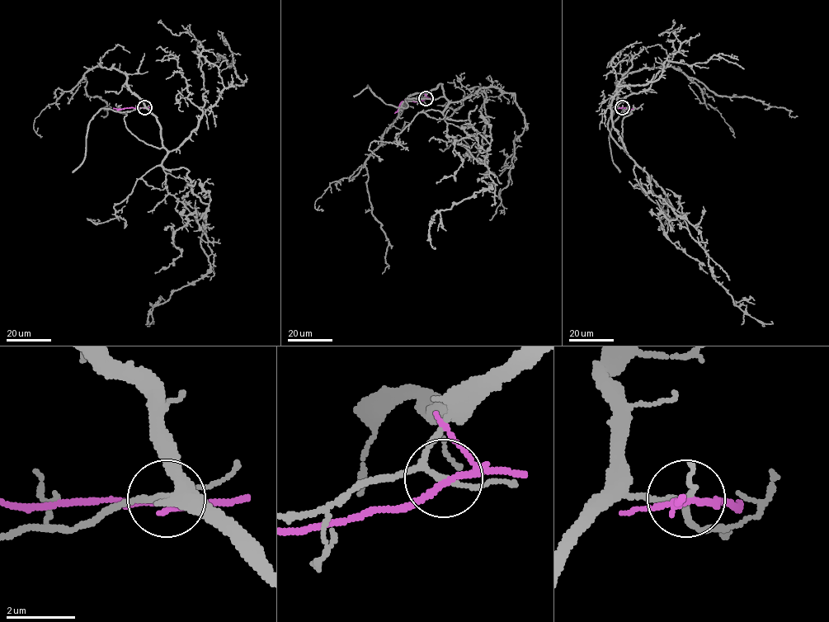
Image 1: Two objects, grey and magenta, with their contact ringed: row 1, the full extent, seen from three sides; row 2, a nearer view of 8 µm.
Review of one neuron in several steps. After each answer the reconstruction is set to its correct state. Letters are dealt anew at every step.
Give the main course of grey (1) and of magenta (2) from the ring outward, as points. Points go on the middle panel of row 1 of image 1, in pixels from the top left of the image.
1: (426, 98), (442, 84), (444, 120), (470, 125), (490, 144), (481, 180), (491, 187), (434, 216), (435, 247)
2: (426, 98), (416, 101), (402, 101), (394, 113)

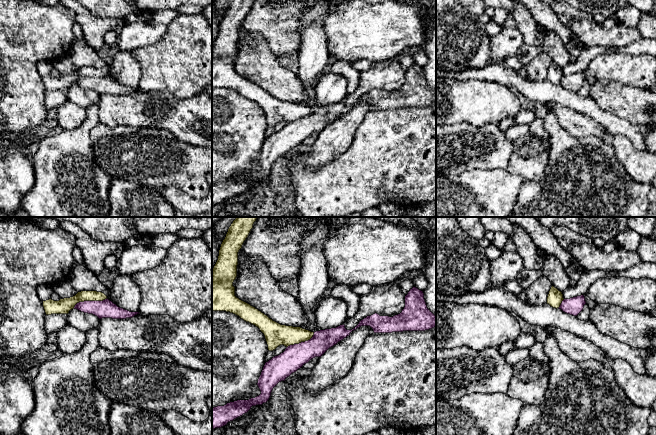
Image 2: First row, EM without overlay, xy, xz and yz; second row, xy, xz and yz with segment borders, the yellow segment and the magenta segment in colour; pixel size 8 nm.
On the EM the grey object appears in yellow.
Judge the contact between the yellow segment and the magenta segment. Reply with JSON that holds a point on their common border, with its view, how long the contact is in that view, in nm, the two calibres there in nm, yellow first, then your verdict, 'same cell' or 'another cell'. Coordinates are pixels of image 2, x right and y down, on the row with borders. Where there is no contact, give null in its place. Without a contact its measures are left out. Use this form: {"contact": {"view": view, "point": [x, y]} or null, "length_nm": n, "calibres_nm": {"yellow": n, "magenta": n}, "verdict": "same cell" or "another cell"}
{"contact": {"view": "xy", "point": [89, 300]}, "length_nm": 280, "calibres_nm": {"yellow": 120, "magenta": 140}, "verdict": "another cell"}

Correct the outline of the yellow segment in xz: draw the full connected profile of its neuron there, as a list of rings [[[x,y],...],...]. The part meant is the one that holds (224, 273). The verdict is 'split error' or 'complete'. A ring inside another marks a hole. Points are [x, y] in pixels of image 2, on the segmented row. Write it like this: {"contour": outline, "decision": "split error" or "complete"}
{"contour": [[[236,217],[223,240],[218,260],[212,270],[212,311],[226,311],[260,329],[268,350],[310,340],[314,332],[301,327],[281,325],[235,296],[233,282],[237,277],[238,252],[258,217]]], "decision": "complete"}

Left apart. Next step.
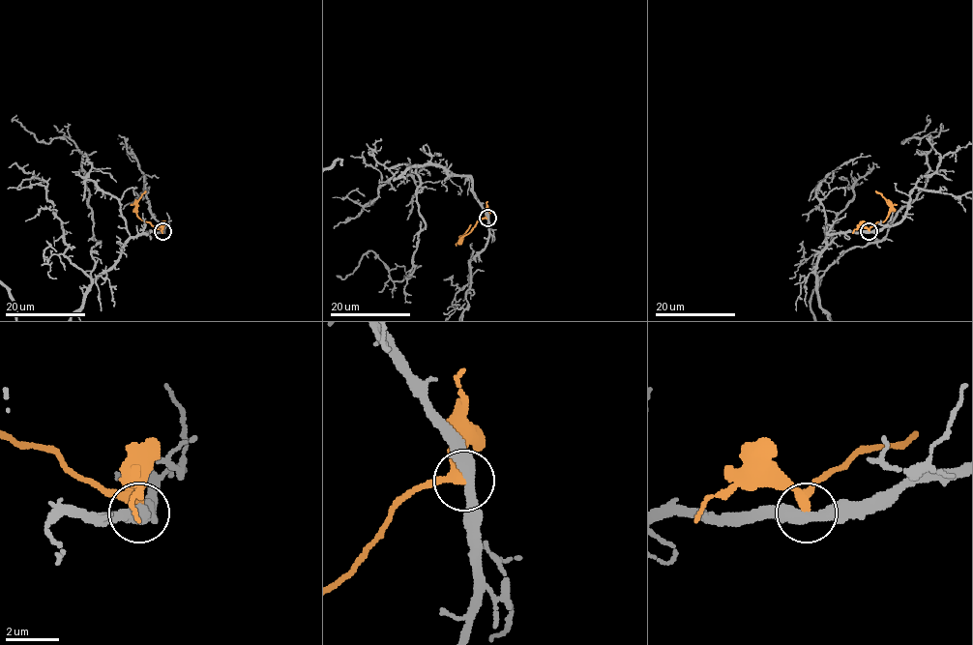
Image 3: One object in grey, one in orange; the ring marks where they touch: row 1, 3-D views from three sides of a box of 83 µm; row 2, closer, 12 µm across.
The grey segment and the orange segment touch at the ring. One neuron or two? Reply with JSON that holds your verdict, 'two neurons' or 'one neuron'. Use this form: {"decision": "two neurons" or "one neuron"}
{"decision": "two neurons"}

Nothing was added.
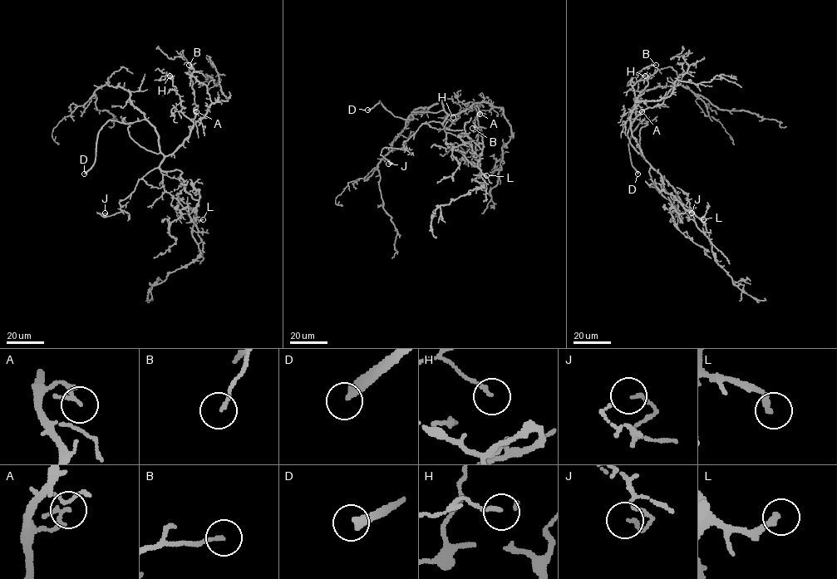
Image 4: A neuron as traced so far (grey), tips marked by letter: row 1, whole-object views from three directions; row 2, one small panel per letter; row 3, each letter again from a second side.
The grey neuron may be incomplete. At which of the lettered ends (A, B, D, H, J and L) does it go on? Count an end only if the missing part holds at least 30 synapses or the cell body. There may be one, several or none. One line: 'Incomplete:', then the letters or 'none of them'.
Incomplete: D, L

